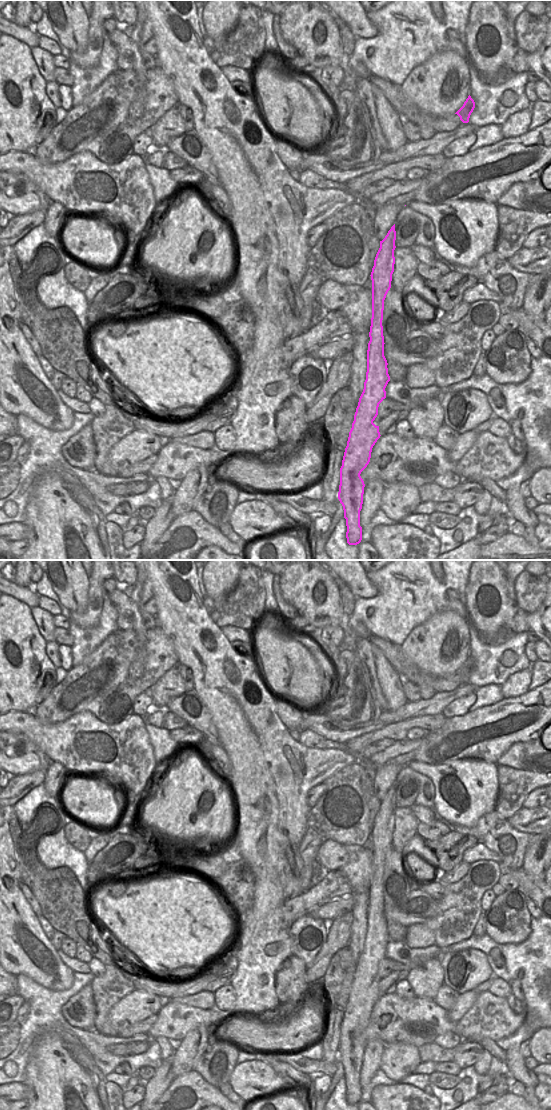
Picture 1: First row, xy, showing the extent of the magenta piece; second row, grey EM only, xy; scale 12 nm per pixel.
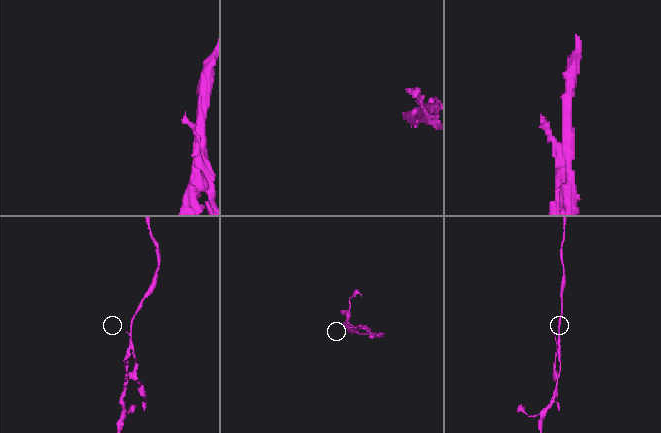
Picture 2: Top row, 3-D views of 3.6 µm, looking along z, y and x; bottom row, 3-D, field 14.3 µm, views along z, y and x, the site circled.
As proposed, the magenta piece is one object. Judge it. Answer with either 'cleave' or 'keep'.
cleave

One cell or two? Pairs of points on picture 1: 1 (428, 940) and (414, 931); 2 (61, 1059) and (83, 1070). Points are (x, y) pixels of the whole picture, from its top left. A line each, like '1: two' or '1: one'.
1: one
2: one

